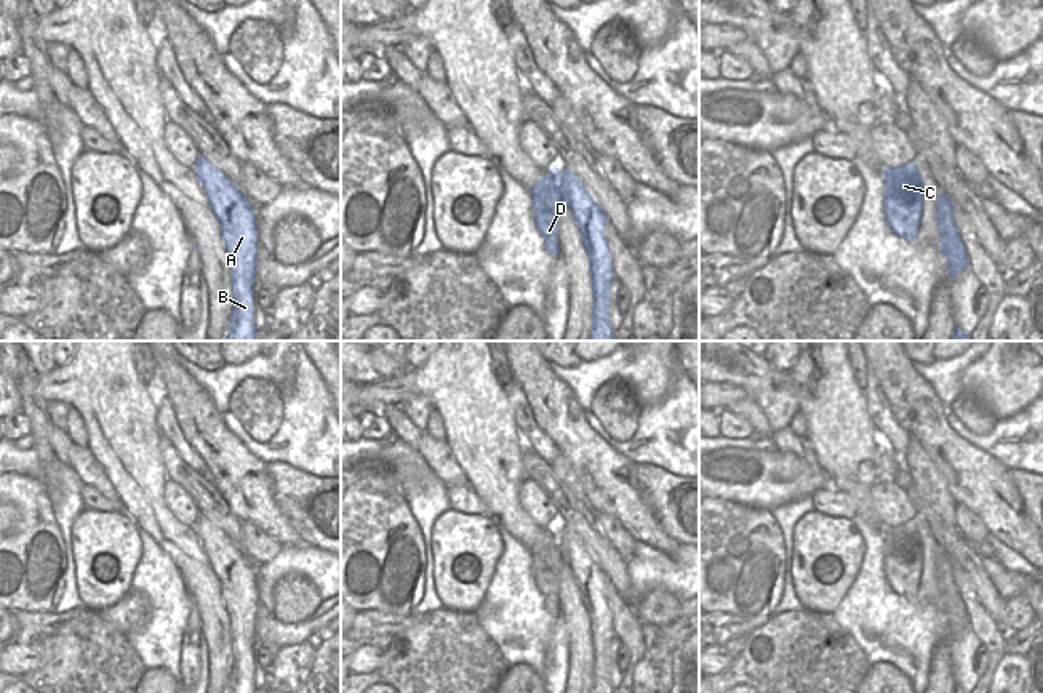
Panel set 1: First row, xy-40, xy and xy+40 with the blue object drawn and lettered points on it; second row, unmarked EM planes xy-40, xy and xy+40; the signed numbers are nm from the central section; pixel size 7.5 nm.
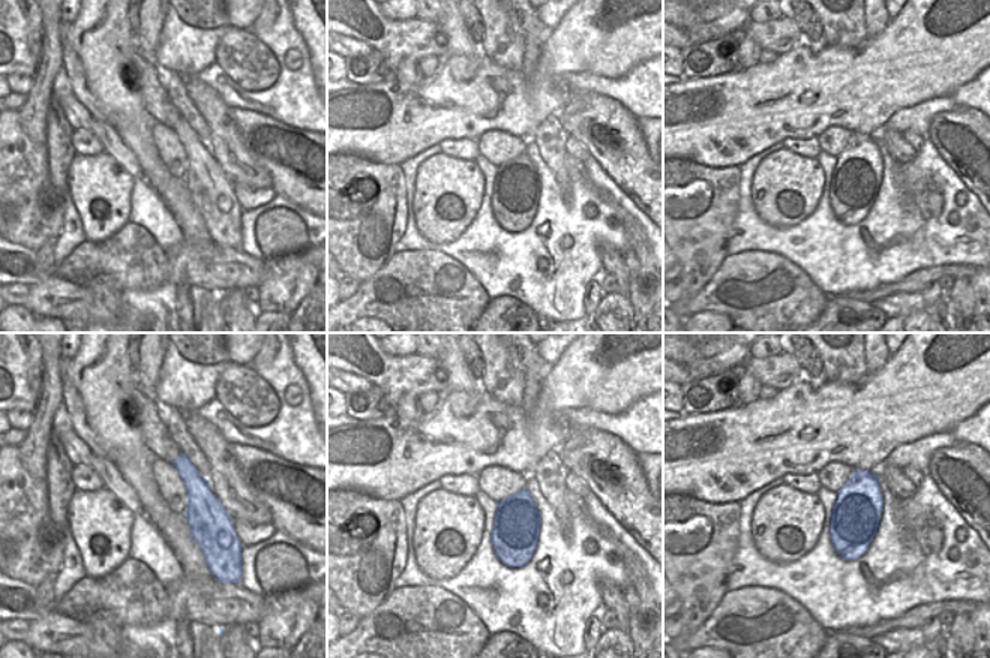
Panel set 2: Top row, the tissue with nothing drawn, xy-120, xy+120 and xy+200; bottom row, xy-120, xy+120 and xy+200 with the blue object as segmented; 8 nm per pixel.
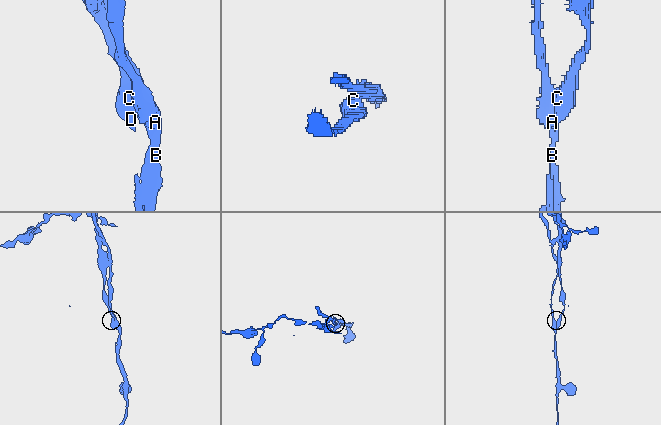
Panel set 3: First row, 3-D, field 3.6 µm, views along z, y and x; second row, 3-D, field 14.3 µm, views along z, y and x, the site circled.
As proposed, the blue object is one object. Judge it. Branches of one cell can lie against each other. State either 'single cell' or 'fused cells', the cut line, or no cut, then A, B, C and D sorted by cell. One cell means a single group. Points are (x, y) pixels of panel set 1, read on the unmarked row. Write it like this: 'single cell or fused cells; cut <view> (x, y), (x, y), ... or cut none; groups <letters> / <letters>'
fused cells; cut xy (559, 532), (565, 560); groups A B / C D

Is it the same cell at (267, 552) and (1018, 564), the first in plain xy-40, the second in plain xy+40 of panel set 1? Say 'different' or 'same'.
different

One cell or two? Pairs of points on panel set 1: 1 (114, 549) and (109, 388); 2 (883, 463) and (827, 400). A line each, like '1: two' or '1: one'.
1: two
2: two

